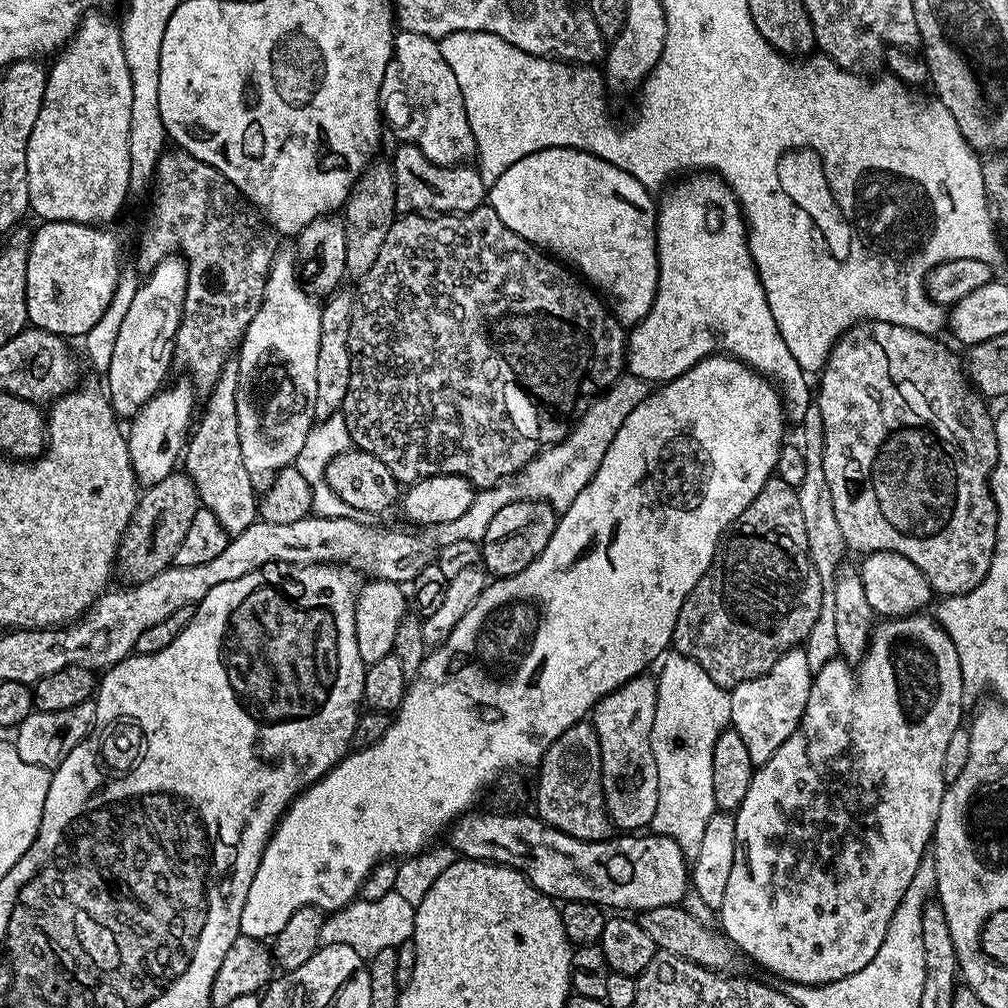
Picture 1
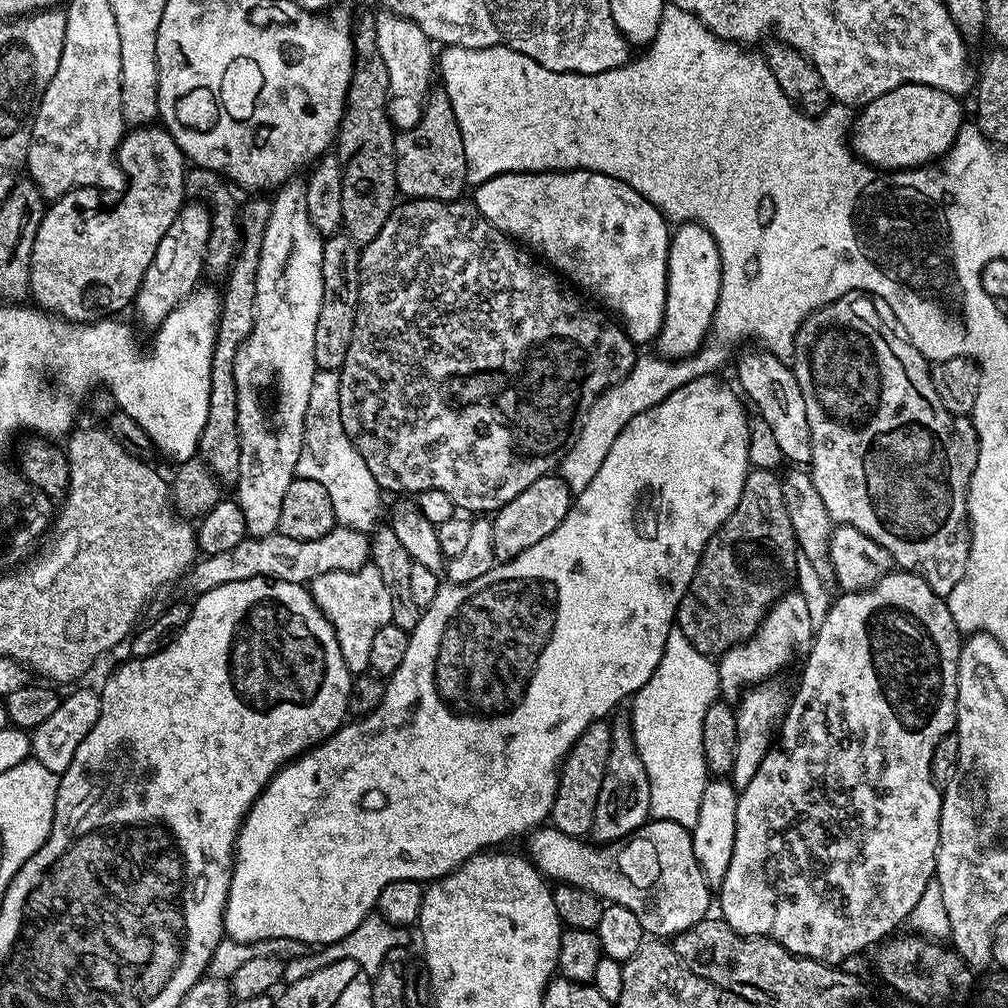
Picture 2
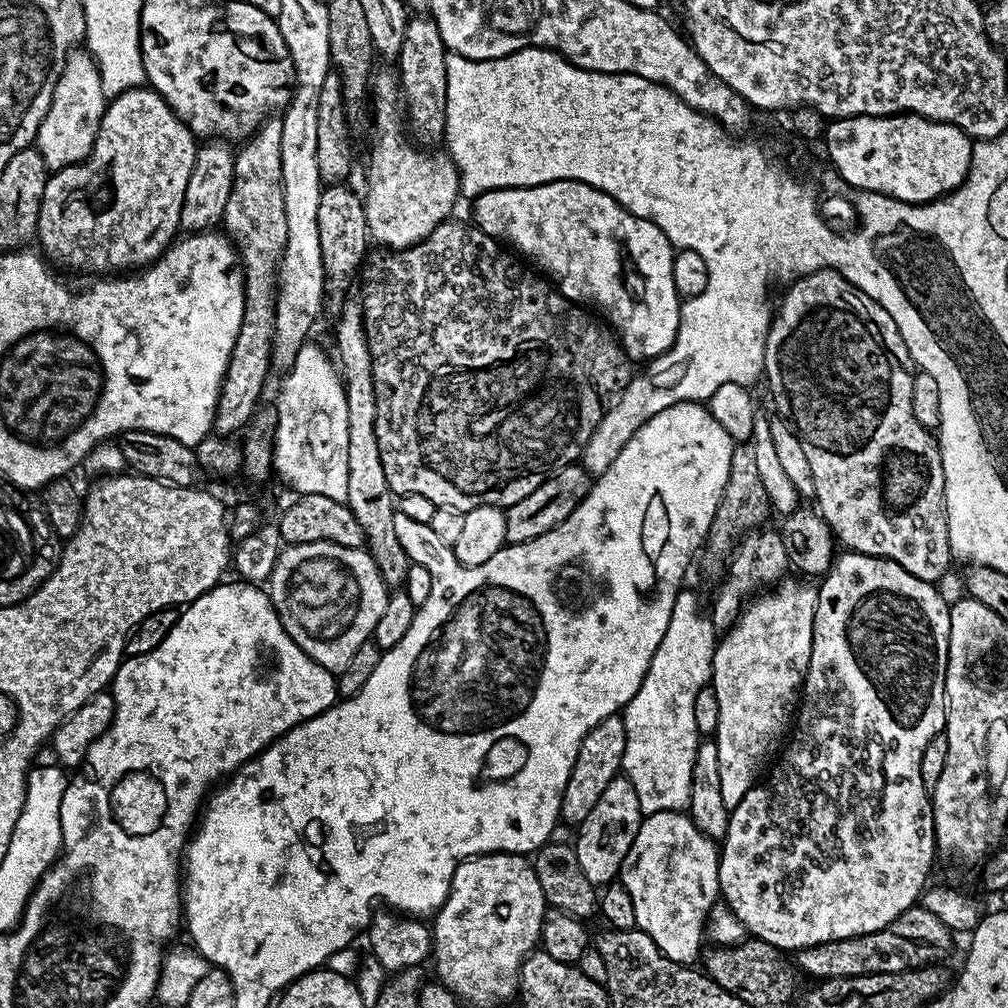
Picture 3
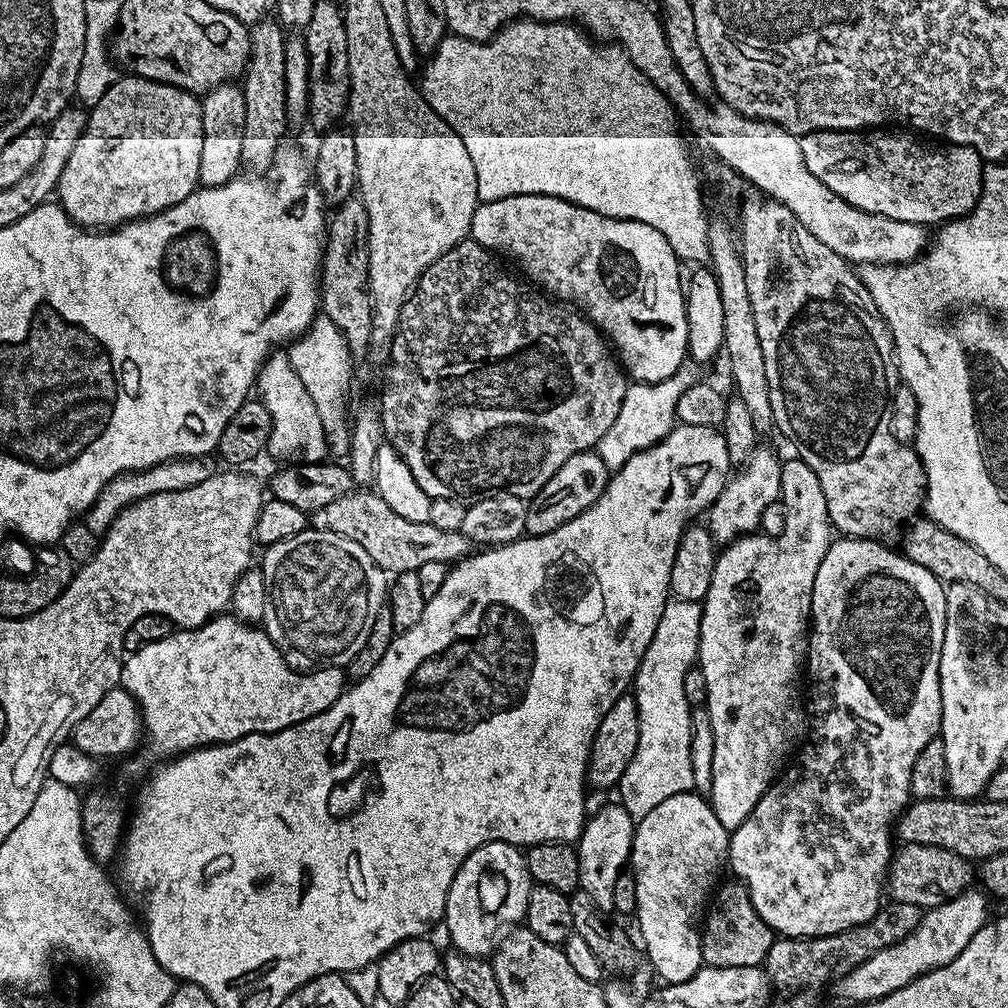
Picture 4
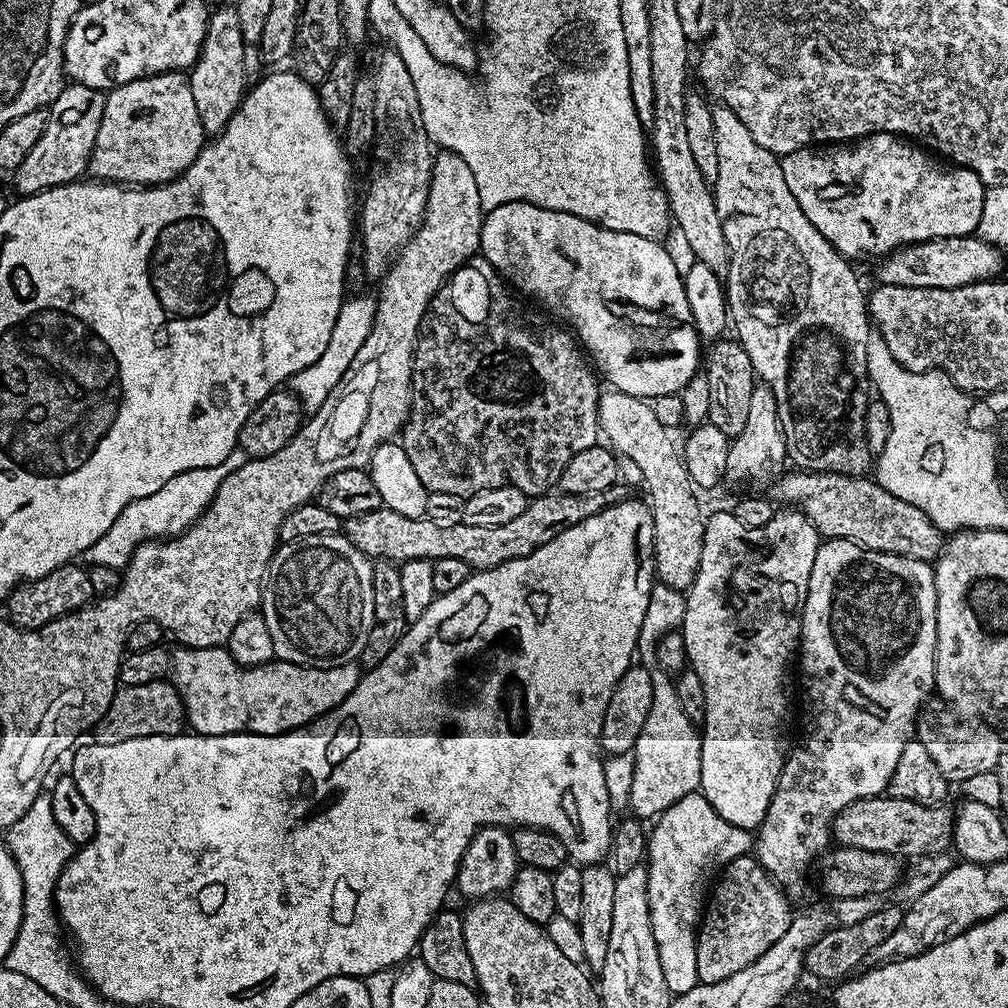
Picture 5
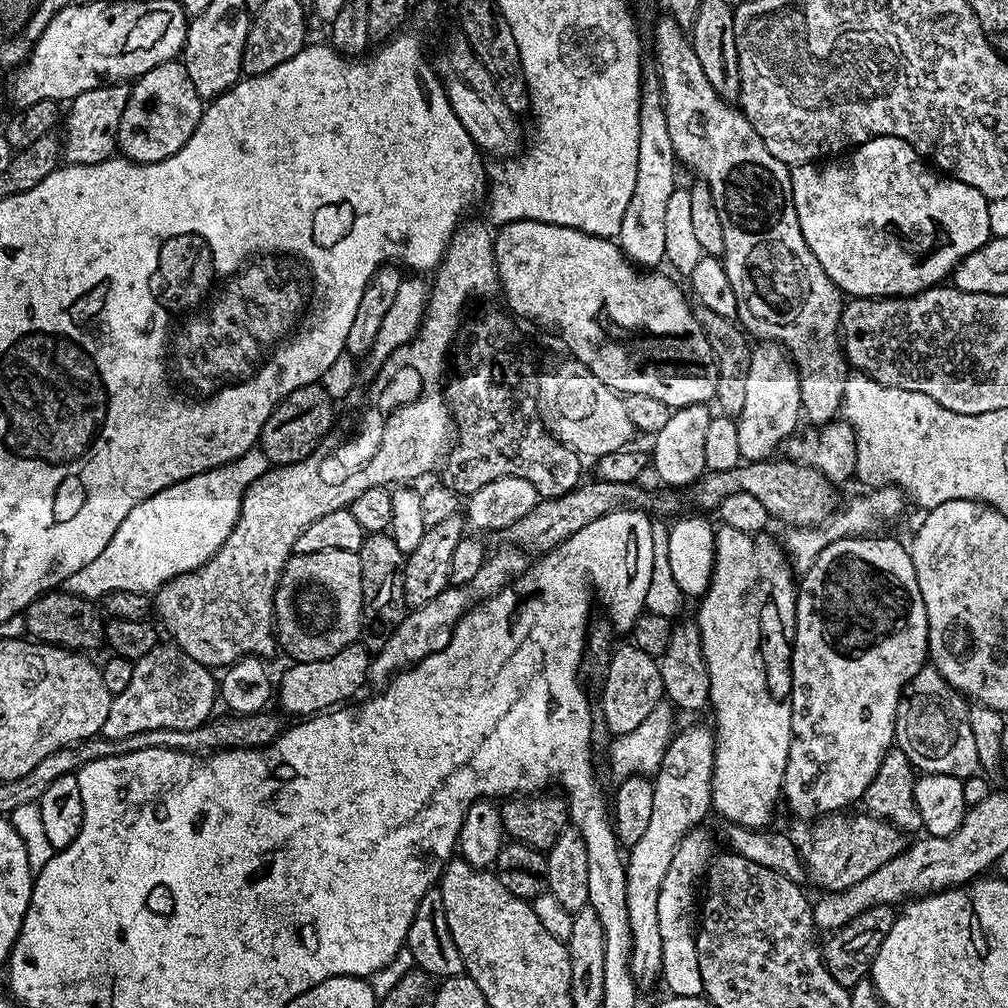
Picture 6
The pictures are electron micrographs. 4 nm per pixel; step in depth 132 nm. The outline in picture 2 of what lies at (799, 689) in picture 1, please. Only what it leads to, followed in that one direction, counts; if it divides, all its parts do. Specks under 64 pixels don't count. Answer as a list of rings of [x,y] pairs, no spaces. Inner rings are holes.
[[[789,590],[773,604],[760,629],[742,644],[729,648],[719,657],[720,669],[720,696],[729,702],[739,701],[742,690],[767,681],[775,672],[784,668],[784,663],[795,652],[803,653],[811,648],[814,635],[814,620],[812,624],[812,608],[808,600],[800,592]]]

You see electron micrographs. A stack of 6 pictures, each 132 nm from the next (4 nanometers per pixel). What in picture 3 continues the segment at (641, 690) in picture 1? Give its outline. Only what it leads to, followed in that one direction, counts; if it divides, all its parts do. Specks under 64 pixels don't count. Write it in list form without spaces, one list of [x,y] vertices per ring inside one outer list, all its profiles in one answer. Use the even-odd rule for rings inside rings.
[[[617,778],[606,786],[602,798],[595,804],[584,821],[578,825],[574,847],[578,854],[578,862],[586,878],[597,886],[607,886],[621,875],[626,854],[630,854],[630,846],[634,846],[634,838],[640,829],[642,813],[638,806],[638,794],[628,780]]]

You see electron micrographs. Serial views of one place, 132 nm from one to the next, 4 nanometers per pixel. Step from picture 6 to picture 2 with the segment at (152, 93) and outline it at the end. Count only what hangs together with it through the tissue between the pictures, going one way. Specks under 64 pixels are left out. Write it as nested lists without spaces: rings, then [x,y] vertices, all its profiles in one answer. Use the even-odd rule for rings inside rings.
[[[136,126],[125,135],[120,141],[120,149],[116,152],[116,158],[126,169],[126,187],[119,197],[120,200],[113,206],[109,212],[100,212],[97,216],[87,216],[84,213],[84,207],[88,204],[89,189],[75,188],[72,192],[67,192],[64,196],[59,196],[57,200],[51,201],[45,207],[44,217],[38,226],[38,234],[34,234],[34,250],[30,258],[30,296],[39,307],[46,312],[51,312],[58,316],[63,316],[66,320],[75,320],[77,322],[88,322],[97,315],[96,308],[101,308],[104,314],[120,314],[124,307],[131,305],[135,301],[138,290],[142,286],[142,278],[146,274],[146,266],[150,266],[150,262],[154,262],[154,250],[158,250],[158,242],[162,242],[162,234],[166,234],[166,230],[170,230],[170,222],[174,222],[174,218],[178,214],[178,210],[186,202],[186,157],[184,151],[178,146],[178,142],[174,142],[174,138],[168,133],[168,129],[163,126]],[[91,288],[100,288],[100,296],[96,296],[92,300],[92,304],[88,304],[88,291]]]

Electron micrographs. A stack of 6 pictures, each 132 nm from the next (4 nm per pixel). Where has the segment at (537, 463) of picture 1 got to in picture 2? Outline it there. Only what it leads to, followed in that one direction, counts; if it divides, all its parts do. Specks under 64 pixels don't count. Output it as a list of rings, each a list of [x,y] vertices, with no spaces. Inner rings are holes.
[[[705,343],[700,351],[684,357],[683,360],[670,360],[659,354],[641,355],[626,374],[626,378],[607,388],[596,399],[594,406],[590,406],[586,414],[582,430],[576,436],[575,442],[570,446],[558,469],[558,475],[563,478],[573,494],[586,490],[586,486],[590,486],[590,478],[598,474],[598,466],[602,466],[602,461],[610,454],[610,446],[614,446],[618,434],[624,429],[626,422],[630,422],[630,418],[642,414],[642,410],[650,410],[650,406],[658,406],[658,402],[674,394],[678,386],[699,376],[711,376],[717,371],[716,367],[723,362],[724,356],[720,353],[719,346],[712,343]]]

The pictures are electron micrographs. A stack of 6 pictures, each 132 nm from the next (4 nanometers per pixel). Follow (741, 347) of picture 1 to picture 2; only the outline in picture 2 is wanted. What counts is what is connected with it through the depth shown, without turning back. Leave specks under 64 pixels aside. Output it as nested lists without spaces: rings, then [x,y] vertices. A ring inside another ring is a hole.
[[[684,222],[671,233],[668,245],[668,297],[664,307],[664,324],[658,337],[659,355],[683,360],[700,351],[712,331],[712,319],[720,293],[722,270],[718,246],[700,224]],[[767,350],[759,351],[748,352],[741,358],[736,368],[736,376],[740,379],[739,391],[756,403],[755,411],[764,419],[766,426],[774,430],[774,439],[778,442],[778,450],[782,450],[784,460],[792,466],[811,465],[812,443],[810,422],[806,422],[806,398],[802,398],[796,376],[781,357]]]

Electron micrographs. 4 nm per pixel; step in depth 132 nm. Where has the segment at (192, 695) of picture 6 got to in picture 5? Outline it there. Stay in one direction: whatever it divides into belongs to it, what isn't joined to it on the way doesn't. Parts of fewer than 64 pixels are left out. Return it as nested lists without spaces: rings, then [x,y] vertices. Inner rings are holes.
[[[167,679],[151,680],[145,684],[130,684],[121,687],[106,714],[97,722],[94,740],[98,744],[126,742],[126,738],[147,736],[178,736],[185,731],[184,703],[176,687]]]

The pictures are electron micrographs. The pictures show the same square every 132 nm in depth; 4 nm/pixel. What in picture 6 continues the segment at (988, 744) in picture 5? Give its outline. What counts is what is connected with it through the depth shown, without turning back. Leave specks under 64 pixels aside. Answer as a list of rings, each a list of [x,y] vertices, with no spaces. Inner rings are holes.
[[[926,666],[910,678],[900,696],[896,711],[895,743],[917,771],[927,775],[950,774],[952,777],[968,779],[979,771],[979,758],[970,730],[970,704],[957,692],[942,674]]]

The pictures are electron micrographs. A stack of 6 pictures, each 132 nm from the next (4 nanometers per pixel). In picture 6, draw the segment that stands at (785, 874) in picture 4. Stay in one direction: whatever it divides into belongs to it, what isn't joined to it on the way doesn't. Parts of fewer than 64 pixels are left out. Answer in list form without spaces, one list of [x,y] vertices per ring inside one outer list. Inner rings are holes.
[[[849,536],[849,537],[848,537],[848,539],[846,539],[846,540],[835,540],[835,541],[834,541],[834,542],[833,542],[833,544],[831,544],[831,545],[830,545],[830,546],[826,546],[826,547],[825,547],[825,548],[824,548],[824,549],[823,549],[823,550],[822,550],[822,554],[818,554],[818,558],[817,558],[817,559],[816,559],[816,560],[815,560],[815,561],[814,561],[814,562],[813,562],[813,564],[812,564],[812,565],[811,565],[811,566],[810,566],[810,570],[809,570],[809,571],[808,571],[808,572],[805,572],[805,573],[803,573],[803,576],[802,576],[802,579],[801,579],[801,580],[800,580],[800,581],[799,581],[799,584],[798,584],[798,591],[797,591],[797,594],[796,594],[796,638],[795,638],[795,641],[794,641],[794,643],[793,643],[793,645],[792,645],[792,741],[791,741],[791,742],[790,742],[790,750],[789,750],[789,751],[788,751],[788,761],[787,761],[787,762],[786,762],[786,774],[785,774],[785,775],[784,775],[784,791],[783,791],[783,793],[782,793],[782,800],[783,800],[783,803],[784,803],[784,804],[785,804],[785,805],[786,805],[786,804],[787,804],[787,803],[788,803],[788,808],[789,808],[789,810],[790,810],[790,811],[792,811],[792,812],[793,812],[793,814],[794,814],[794,815],[796,815],[796,816],[801,816],[801,818],[802,818],[802,819],[804,819],[804,820],[808,820],[808,821],[807,821],[807,822],[812,822],[812,821],[815,821],[815,820],[816,820],[816,819],[817,819],[817,818],[819,818],[819,817],[822,817],[822,816],[826,816],[826,815],[829,815],[829,814],[836,814],[836,813],[839,813],[839,812],[840,812],[840,811],[841,811],[841,810],[844,810],[844,809],[847,809],[847,808],[844,808],[844,807],[846,807],[846,806],[847,806],[847,804],[852,804],[852,803],[854,803],[854,802],[855,802],[855,800],[856,800],[856,803],[857,803],[857,802],[860,802],[860,801],[863,801],[863,798],[864,798],[864,791],[865,791],[865,790],[866,790],[866,786],[870,786],[870,782],[874,782],[874,774],[878,774],[878,768],[879,768],[879,767],[880,767],[880,766],[882,766],[882,758],[883,758],[883,757],[884,757],[884,756],[885,756],[885,754],[887,754],[887,752],[888,752],[888,749],[889,749],[889,748],[891,748],[891,747],[893,747],[893,744],[894,744],[894,741],[895,741],[895,739],[896,739],[896,711],[897,711],[897,710],[898,710],[898,702],[899,702],[899,701],[900,701],[900,696],[901,696],[901,695],[902,695],[902,694],[903,694],[903,693],[904,693],[904,687],[905,687],[905,686],[907,686],[907,684],[908,684],[908,683],[909,683],[909,682],[910,682],[910,678],[914,678],[914,674],[918,674],[918,670],[922,670],[922,669],[923,669],[923,668],[925,668],[925,667],[926,667],[926,661],[927,661],[927,660],[928,660],[928,623],[927,623],[927,622],[926,622],[926,606],[925,606],[925,605],[924,605],[924,603],[923,603],[923,602],[922,602],[922,590],[918,590],[918,578],[917,578],[917,577],[916,577],[916,575],[915,575],[915,574],[914,574],[914,562],[913,562],[913,561],[912,561],[912,554],[911,554],[911,551],[909,551],[909,549],[908,549],[908,548],[907,548],[907,547],[905,547],[905,545],[904,545],[904,548],[903,548],[903,546],[902,546],[902,545],[900,545],[900,544],[899,544],[899,542],[898,542],[898,541],[896,541],[896,540],[876,540],[876,539],[880,539],[880,538],[873,538],[873,537],[872,537],[872,536]]]

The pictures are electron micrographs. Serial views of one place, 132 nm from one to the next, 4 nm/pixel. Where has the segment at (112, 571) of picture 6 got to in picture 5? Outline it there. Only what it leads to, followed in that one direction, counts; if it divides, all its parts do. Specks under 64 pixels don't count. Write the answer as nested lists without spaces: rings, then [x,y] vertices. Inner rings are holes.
[[[234,451],[226,458],[222,458],[218,466],[202,466],[198,470],[186,470],[170,478],[170,482],[166,482],[162,490],[154,490],[154,494],[146,494],[146,498],[129,500],[122,514],[114,518],[114,526],[110,526],[110,530],[106,530],[106,534],[102,534],[102,538],[98,538],[94,546],[90,546],[82,553],[83,563],[88,566],[123,570],[128,567],[128,559],[132,557],[138,545],[145,544],[147,540],[162,540],[183,534],[208,509],[208,505],[216,496],[218,486],[222,486],[226,477],[234,474],[234,470],[241,468],[249,458],[244,452]]]

